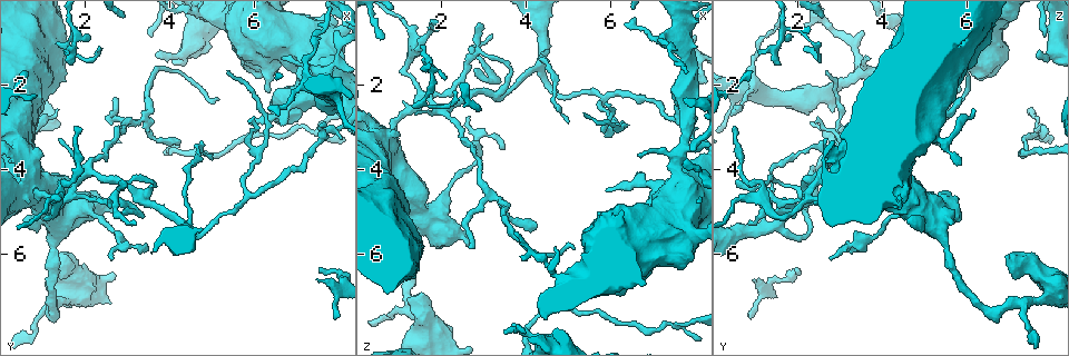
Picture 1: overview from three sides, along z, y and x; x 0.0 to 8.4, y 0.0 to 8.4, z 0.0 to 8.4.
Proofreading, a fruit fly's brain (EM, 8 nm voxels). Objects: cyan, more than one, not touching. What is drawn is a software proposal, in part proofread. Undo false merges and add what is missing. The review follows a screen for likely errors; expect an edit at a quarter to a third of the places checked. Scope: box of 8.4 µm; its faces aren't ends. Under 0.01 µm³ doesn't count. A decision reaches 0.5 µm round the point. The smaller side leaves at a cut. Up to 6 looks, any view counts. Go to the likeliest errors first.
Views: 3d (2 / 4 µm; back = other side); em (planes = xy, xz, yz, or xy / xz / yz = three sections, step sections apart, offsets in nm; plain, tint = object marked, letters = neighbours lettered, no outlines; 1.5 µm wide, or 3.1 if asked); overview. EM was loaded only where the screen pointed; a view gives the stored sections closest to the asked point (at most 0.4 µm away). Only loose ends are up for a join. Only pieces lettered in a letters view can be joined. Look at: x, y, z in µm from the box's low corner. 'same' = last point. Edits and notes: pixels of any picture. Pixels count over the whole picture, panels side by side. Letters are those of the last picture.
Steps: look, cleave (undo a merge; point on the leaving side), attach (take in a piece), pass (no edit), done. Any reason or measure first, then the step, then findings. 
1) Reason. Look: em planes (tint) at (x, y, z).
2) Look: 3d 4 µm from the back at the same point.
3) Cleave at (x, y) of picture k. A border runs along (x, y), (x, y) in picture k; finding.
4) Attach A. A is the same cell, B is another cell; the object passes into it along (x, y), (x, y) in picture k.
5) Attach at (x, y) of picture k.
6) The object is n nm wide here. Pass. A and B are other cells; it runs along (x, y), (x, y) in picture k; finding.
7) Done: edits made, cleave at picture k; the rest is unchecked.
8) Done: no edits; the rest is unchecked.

Long arm stops here. Look: em planes (letters) at (5.05, 2.30, 5.75).

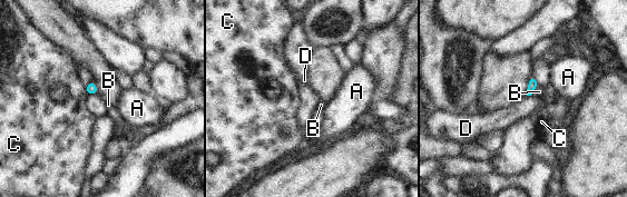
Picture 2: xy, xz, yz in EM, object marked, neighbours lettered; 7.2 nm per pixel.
Pass. A, B, C and D are other cells; a border runs along (538, 86), (530, 95) in picture 2; none of them fits.

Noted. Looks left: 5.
Branch point. Look: em planes (letters) at (5.80, 4.65, 2.35).

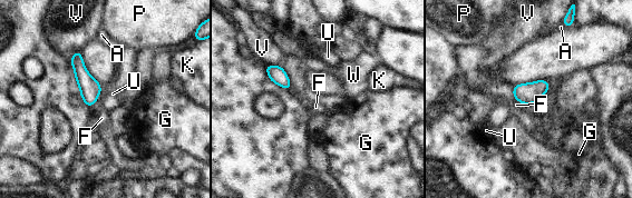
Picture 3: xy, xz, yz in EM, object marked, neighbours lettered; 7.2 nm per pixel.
The object is 150 nm wide here. Pass. A, F, G, K, P, U, V and W are other cells; a border runs along (80, 50), (73, 53), (70, 62) in picture 3; one cell here.

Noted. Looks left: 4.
An open end. Look: em planes (plain) at (7.55, 6.35, 1.95).

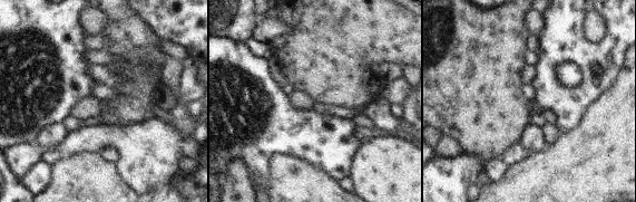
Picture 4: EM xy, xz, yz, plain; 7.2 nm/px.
Look: em planes (letters) at the same point.

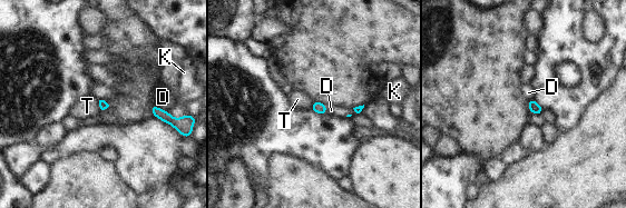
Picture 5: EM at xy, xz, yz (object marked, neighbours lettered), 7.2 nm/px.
Pass. D, K and T are other cells; a border runs along (153, 104), (168, 111) in picture 5; no lettered piece goes on from it.

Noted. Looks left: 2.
Done: no edits; the rest is unchecked.

